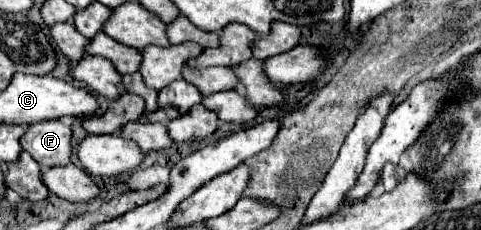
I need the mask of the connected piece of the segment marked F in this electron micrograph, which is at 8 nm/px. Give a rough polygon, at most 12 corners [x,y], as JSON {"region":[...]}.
{"region":[[61,119],[27,125],[19,143],[41,169],[69,165]]}

